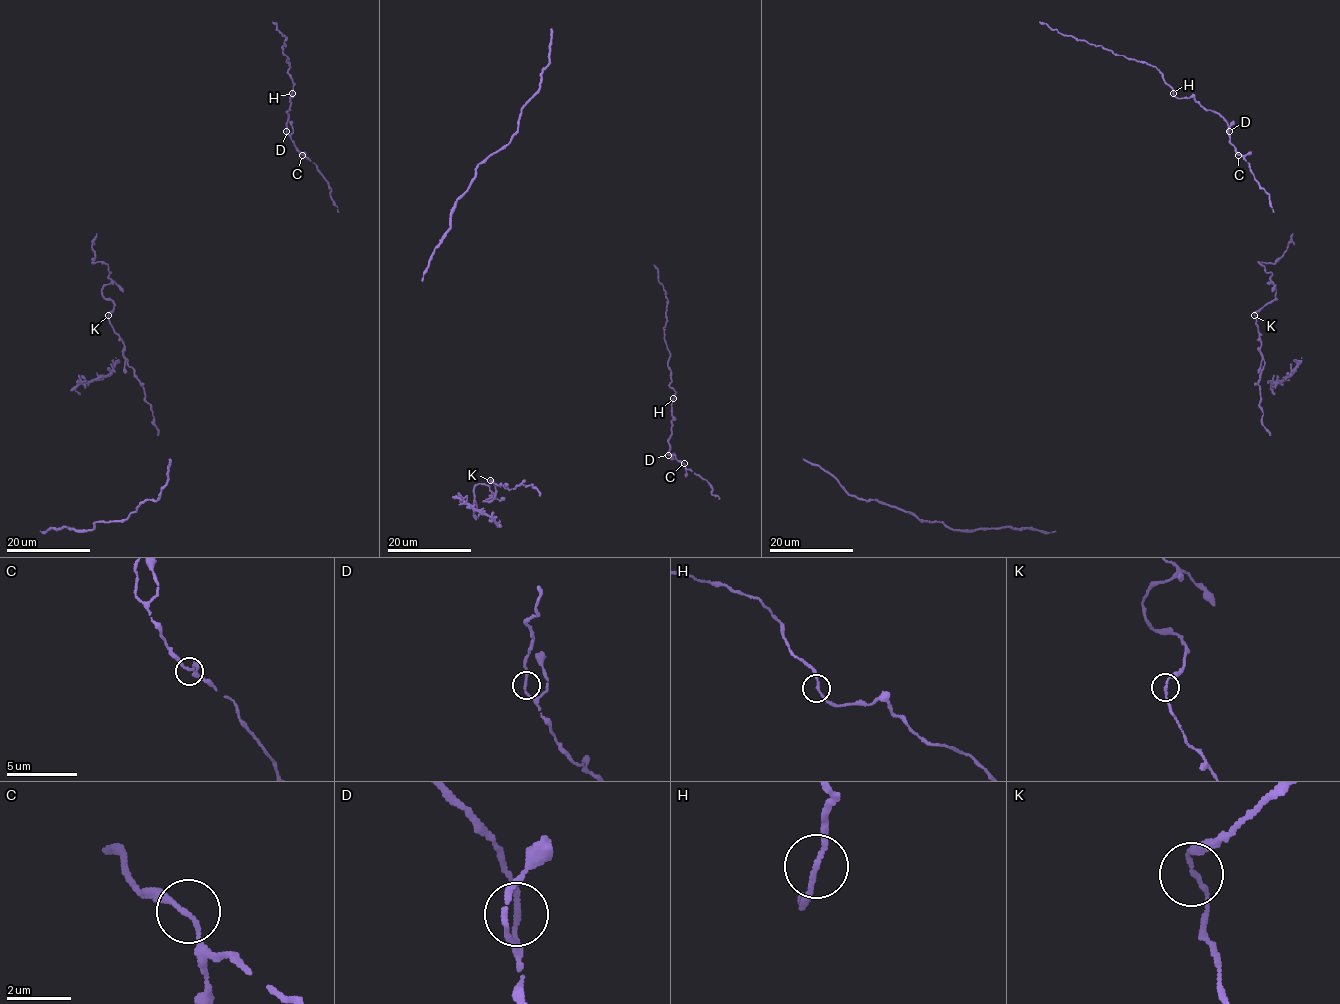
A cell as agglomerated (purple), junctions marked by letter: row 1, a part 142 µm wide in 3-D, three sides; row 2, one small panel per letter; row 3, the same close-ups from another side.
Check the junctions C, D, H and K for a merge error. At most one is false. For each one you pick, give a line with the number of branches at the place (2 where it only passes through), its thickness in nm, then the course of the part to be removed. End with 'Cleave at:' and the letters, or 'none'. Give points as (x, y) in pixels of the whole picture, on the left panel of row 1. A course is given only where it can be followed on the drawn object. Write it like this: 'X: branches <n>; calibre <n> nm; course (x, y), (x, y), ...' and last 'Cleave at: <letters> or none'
Cleave at: none

